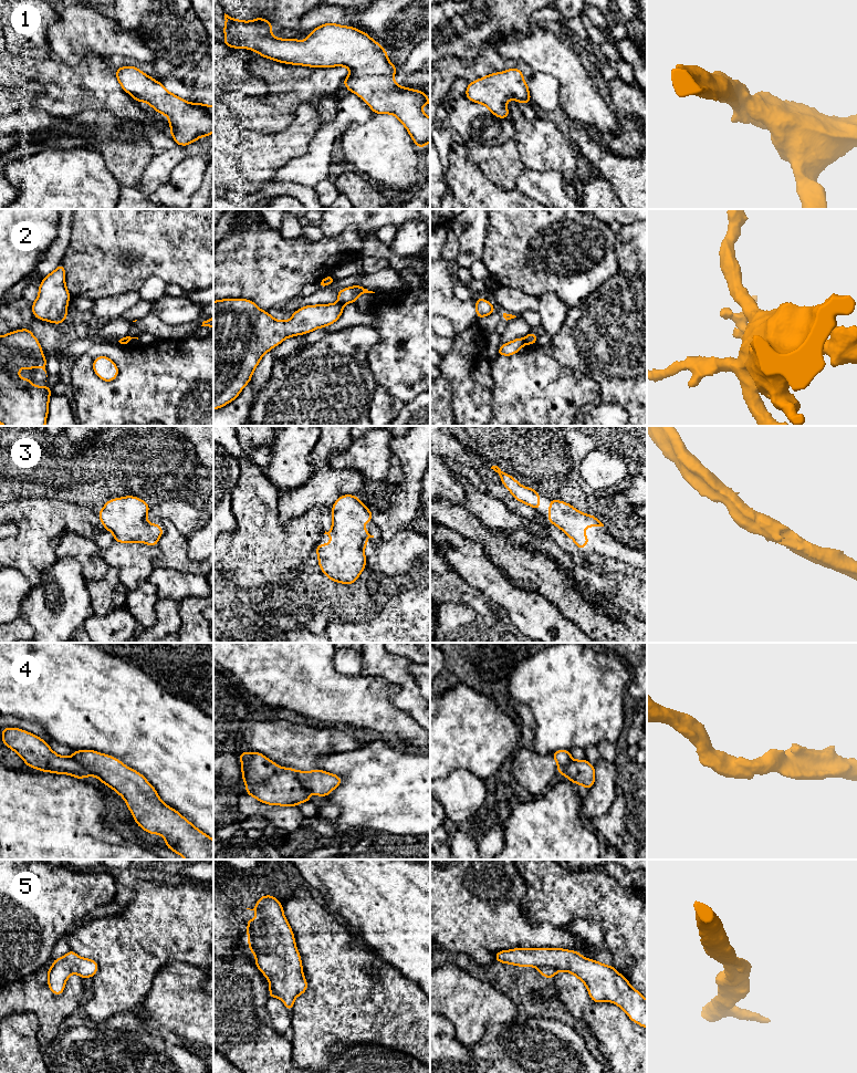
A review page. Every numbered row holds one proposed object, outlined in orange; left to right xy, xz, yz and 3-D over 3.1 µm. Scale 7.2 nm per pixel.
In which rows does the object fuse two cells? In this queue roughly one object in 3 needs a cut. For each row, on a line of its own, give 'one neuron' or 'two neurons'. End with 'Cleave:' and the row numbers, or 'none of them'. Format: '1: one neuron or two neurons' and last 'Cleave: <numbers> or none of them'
1: one neuron
2: two neurons
3: one neuron
4: two neurons
5: one neuron
Cleave: 2, 4

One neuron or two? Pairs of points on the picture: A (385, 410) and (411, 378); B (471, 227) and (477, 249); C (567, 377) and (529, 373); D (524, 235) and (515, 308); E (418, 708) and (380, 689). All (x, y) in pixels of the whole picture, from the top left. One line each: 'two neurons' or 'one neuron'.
A: two neurons
B: one neuron
C: one neuron
D: two neurons
E: two neurons

